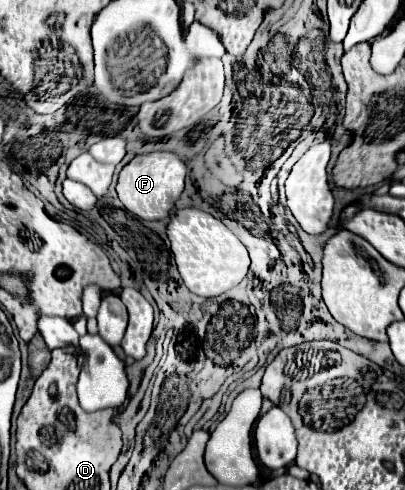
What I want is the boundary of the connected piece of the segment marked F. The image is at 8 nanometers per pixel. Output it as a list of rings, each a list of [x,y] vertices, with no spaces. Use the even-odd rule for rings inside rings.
[[[150,152],[134,156],[122,170],[116,184],[118,198],[134,216],[142,220],[164,220],[168,218],[174,202],[184,190],[186,166],[174,152]]]

